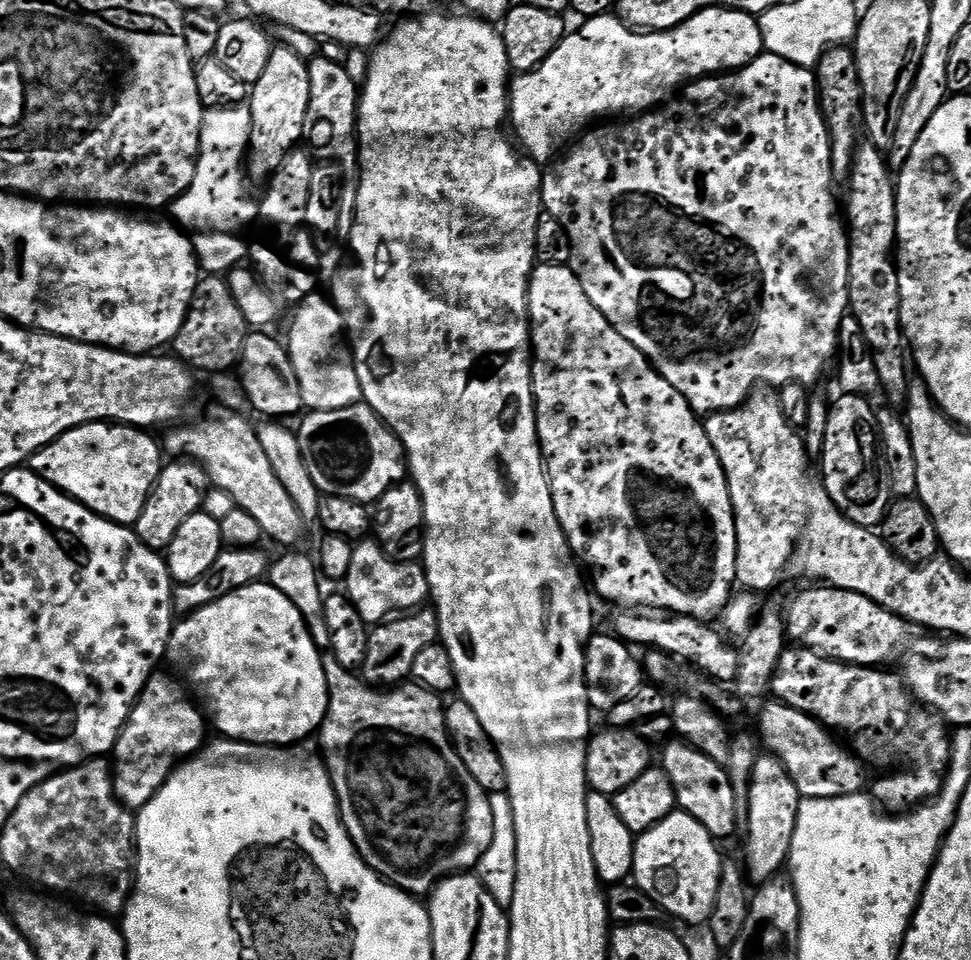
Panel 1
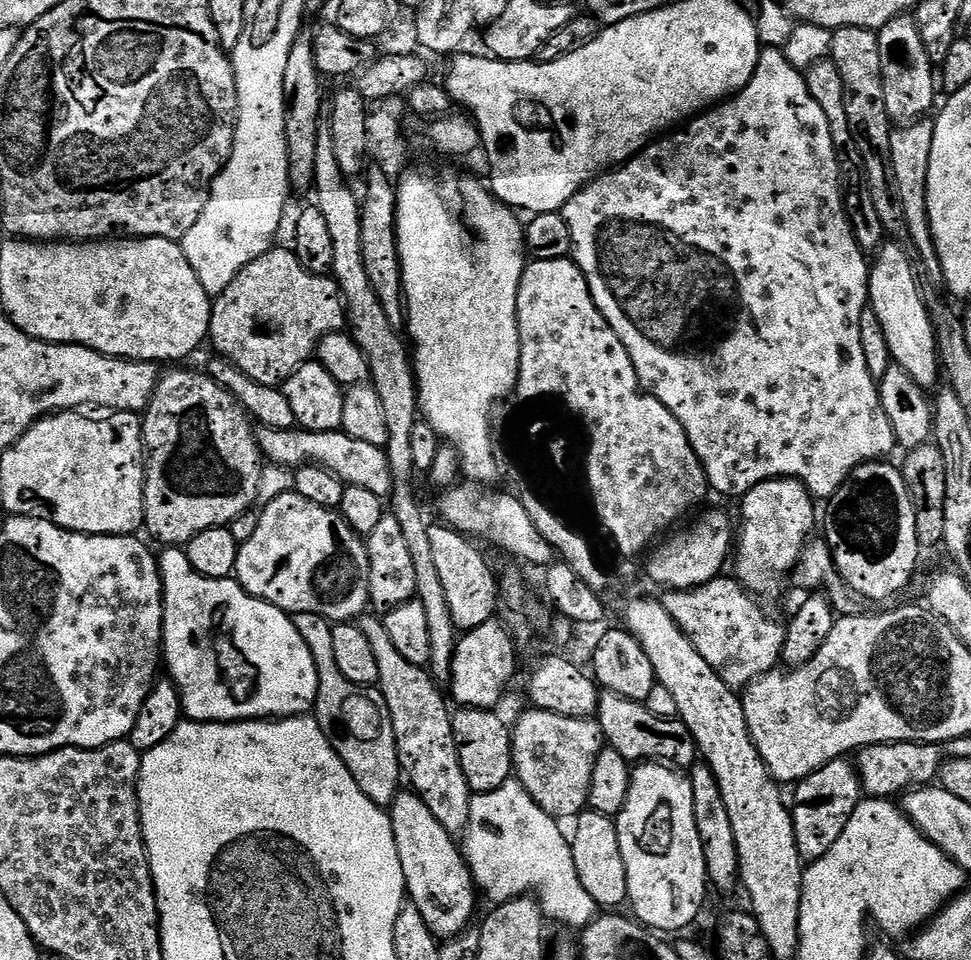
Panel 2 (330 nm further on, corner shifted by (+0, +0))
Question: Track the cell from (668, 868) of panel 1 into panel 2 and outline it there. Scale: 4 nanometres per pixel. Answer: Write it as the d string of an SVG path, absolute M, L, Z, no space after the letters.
M659 762L637 763L632 770L626 806L622 806L615 822L618 846L622 846L622 862L626 862L627 903L632 904L631 915L657 934L680 932L690 927L704 908L704 895L710 892L710 885L698 822L694 822L694 794L687 775Z

